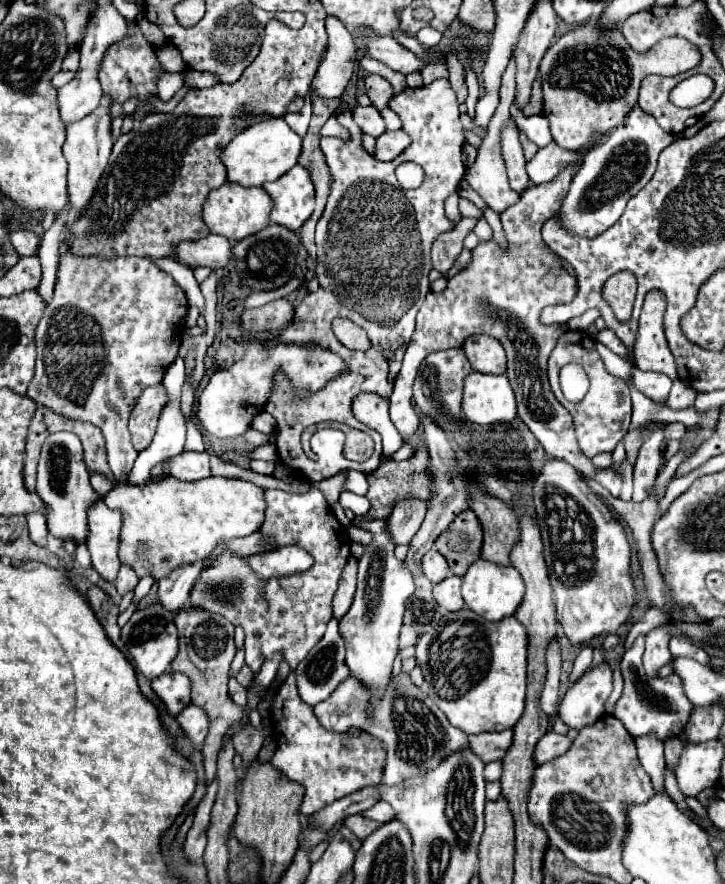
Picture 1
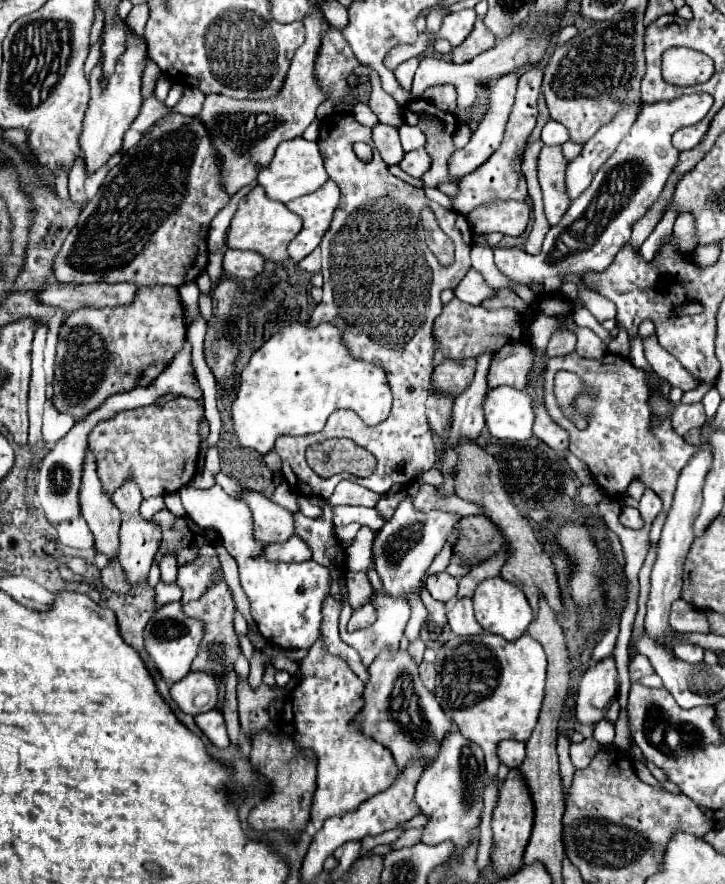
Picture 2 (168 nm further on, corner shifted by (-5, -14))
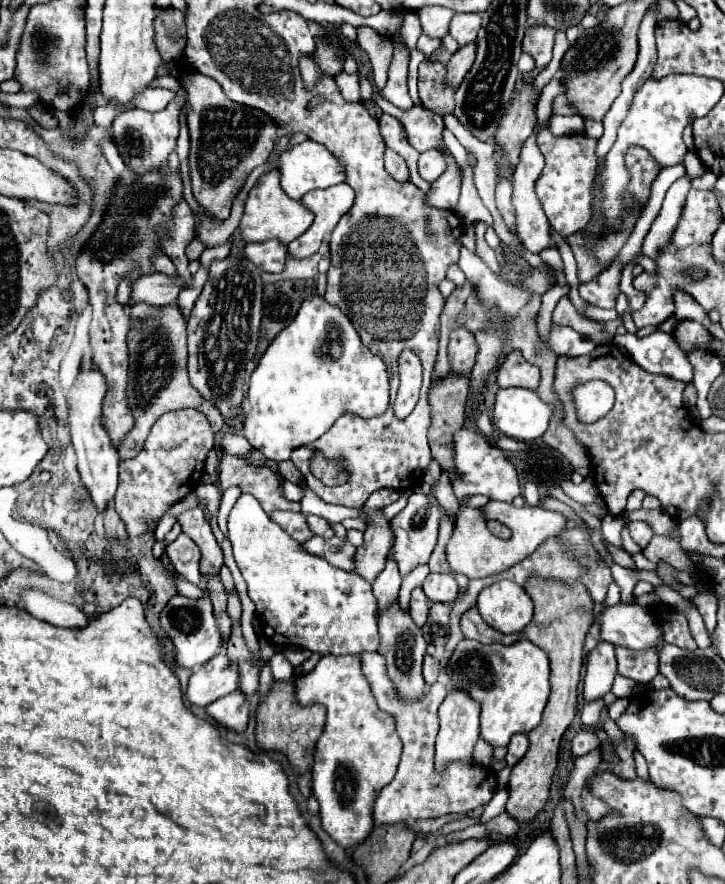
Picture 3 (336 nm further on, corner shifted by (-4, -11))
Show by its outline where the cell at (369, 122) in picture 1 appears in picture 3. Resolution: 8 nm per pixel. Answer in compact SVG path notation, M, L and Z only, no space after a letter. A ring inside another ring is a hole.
M385 147L385 169L397 181L407 181L409 179L409 169L407 169L405 159L399 153L395 153L391 147Z

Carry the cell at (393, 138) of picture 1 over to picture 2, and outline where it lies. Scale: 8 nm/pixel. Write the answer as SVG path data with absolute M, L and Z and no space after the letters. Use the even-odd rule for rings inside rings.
M424 148L412 150L412 152L408 152L408 154L404 156L404 160L400 162L400 168L402 168L406 174L414 176L414 178L422 178L424 172L430 170L430 156L428 156L428 152L426 152Z

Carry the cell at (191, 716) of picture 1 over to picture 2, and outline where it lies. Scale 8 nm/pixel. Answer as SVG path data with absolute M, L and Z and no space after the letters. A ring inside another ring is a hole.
M214 708L210 712L204 712L204 714L198 714L196 724L210 738L210 742L214 746L218 746L218 748L230 746L230 738L228 738L228 732L226 732L226 722L224 722L224 716L218 708Z

